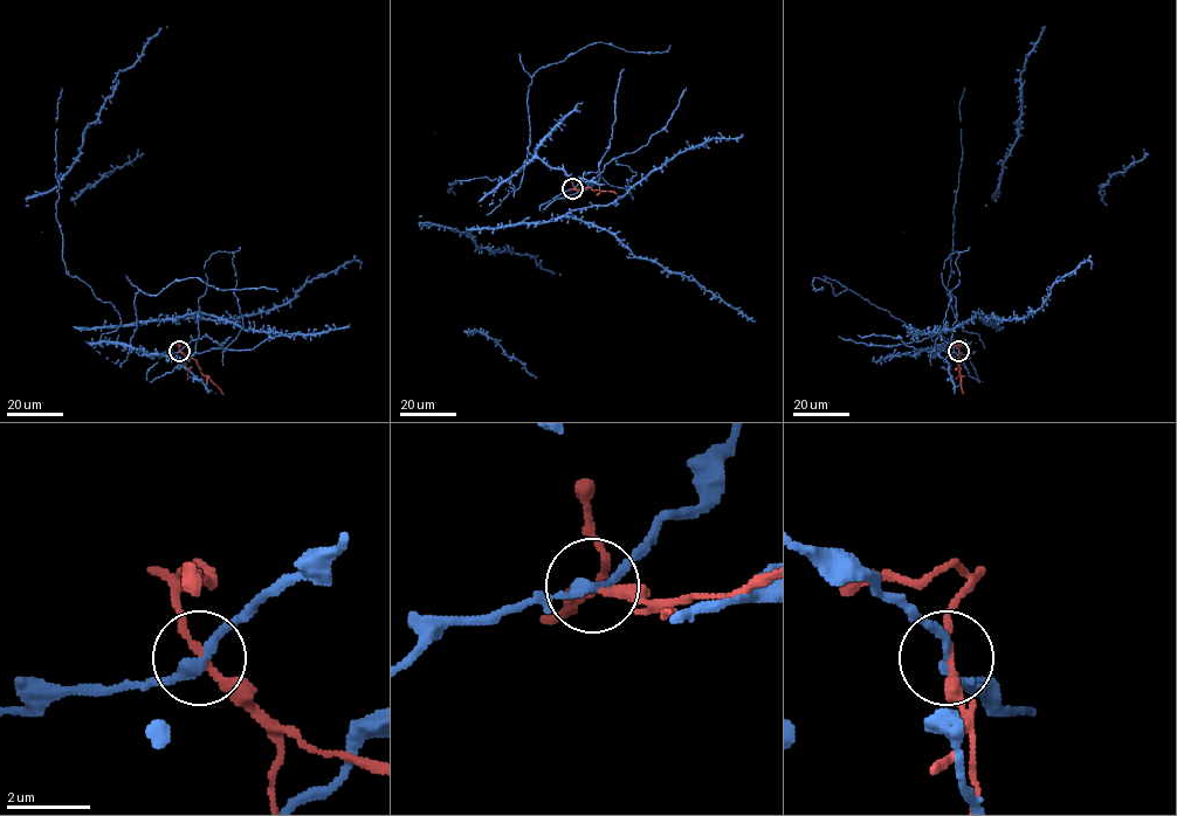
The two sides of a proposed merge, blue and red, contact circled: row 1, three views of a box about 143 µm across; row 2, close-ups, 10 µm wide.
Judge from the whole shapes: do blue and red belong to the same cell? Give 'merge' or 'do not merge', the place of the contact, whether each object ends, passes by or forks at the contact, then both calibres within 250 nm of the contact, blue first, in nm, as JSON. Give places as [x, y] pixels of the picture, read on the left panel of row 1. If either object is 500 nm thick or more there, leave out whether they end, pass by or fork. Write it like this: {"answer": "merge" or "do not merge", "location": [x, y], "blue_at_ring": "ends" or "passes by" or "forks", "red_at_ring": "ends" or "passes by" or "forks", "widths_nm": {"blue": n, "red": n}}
{"answer": "do not merge", "location": [179, 351], "blue_at_ring": "passes by", "red_at_ring": "passes by", "widths_nm": {"blue": 220, "red": 170}}

